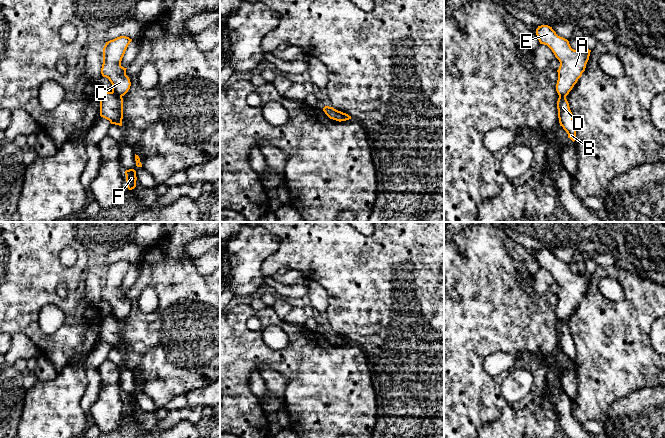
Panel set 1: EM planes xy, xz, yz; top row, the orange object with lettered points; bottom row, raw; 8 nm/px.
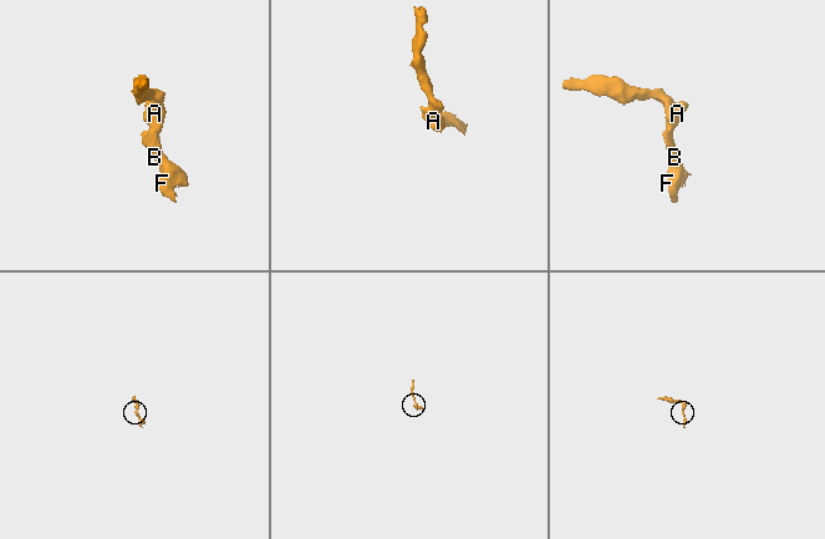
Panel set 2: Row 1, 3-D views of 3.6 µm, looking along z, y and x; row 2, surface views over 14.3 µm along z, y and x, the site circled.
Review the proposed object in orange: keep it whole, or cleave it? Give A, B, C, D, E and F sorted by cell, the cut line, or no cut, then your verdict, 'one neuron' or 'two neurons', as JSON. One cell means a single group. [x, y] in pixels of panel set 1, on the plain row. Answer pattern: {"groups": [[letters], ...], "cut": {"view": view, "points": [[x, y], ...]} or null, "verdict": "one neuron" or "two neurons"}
{"groups": [["A", "C", "E"], ["B", "D", "F"]], "cut": {"view": "xy", "points": [[112, 314], [121, 320]]}, "verdict": "two neurons"}

